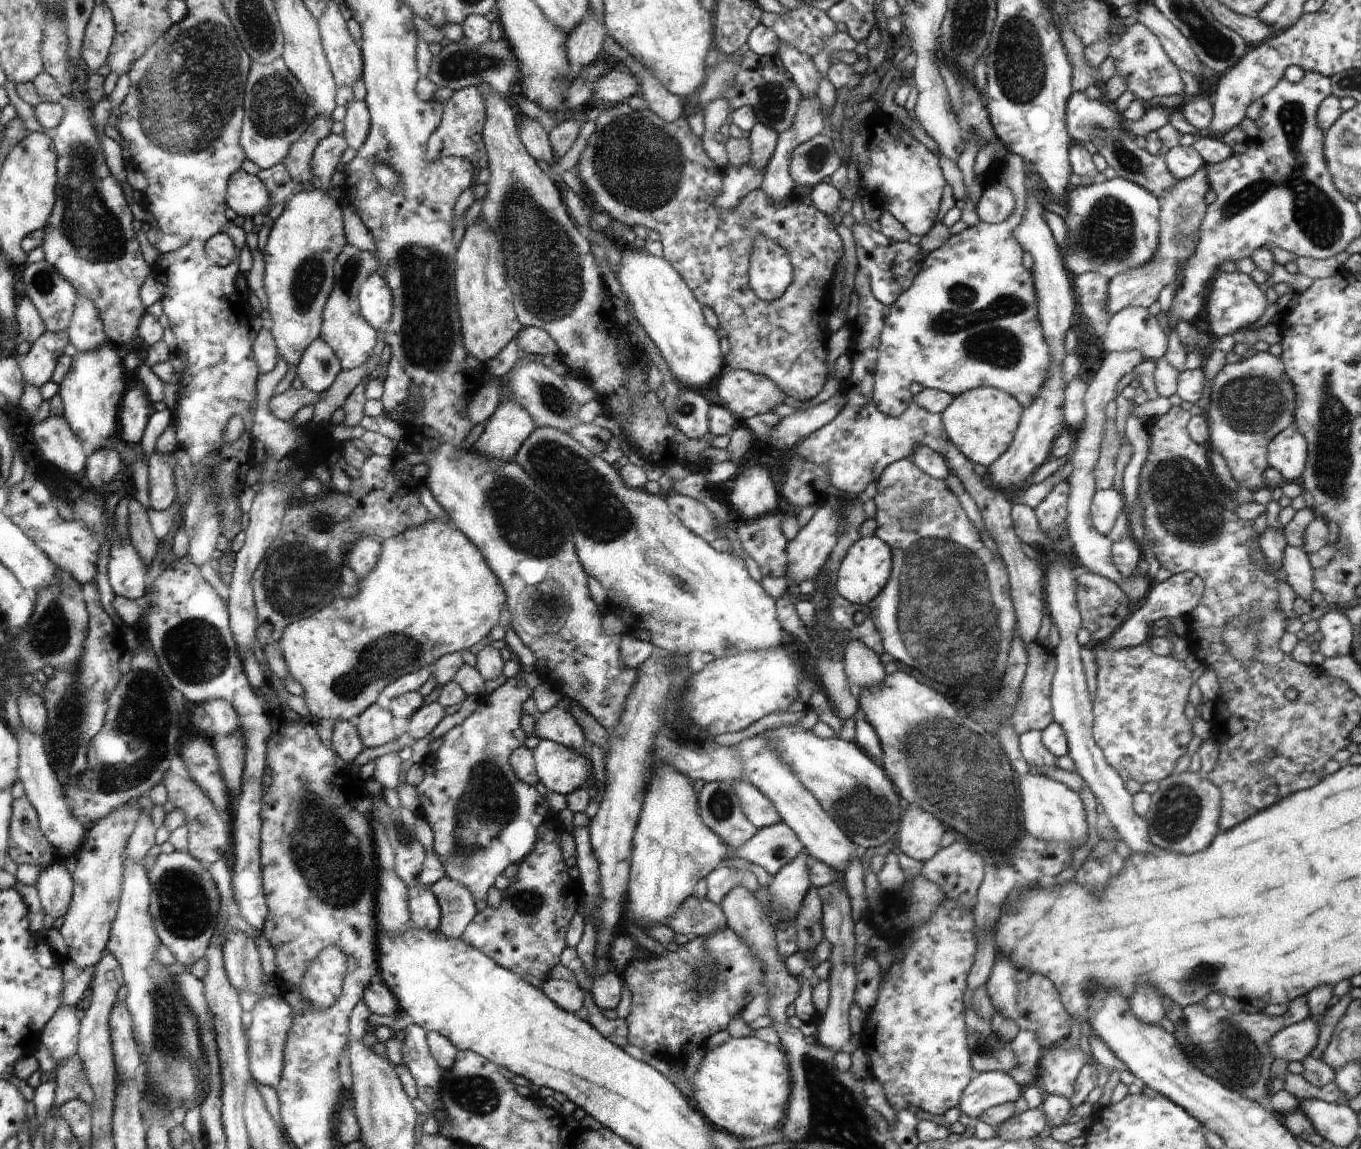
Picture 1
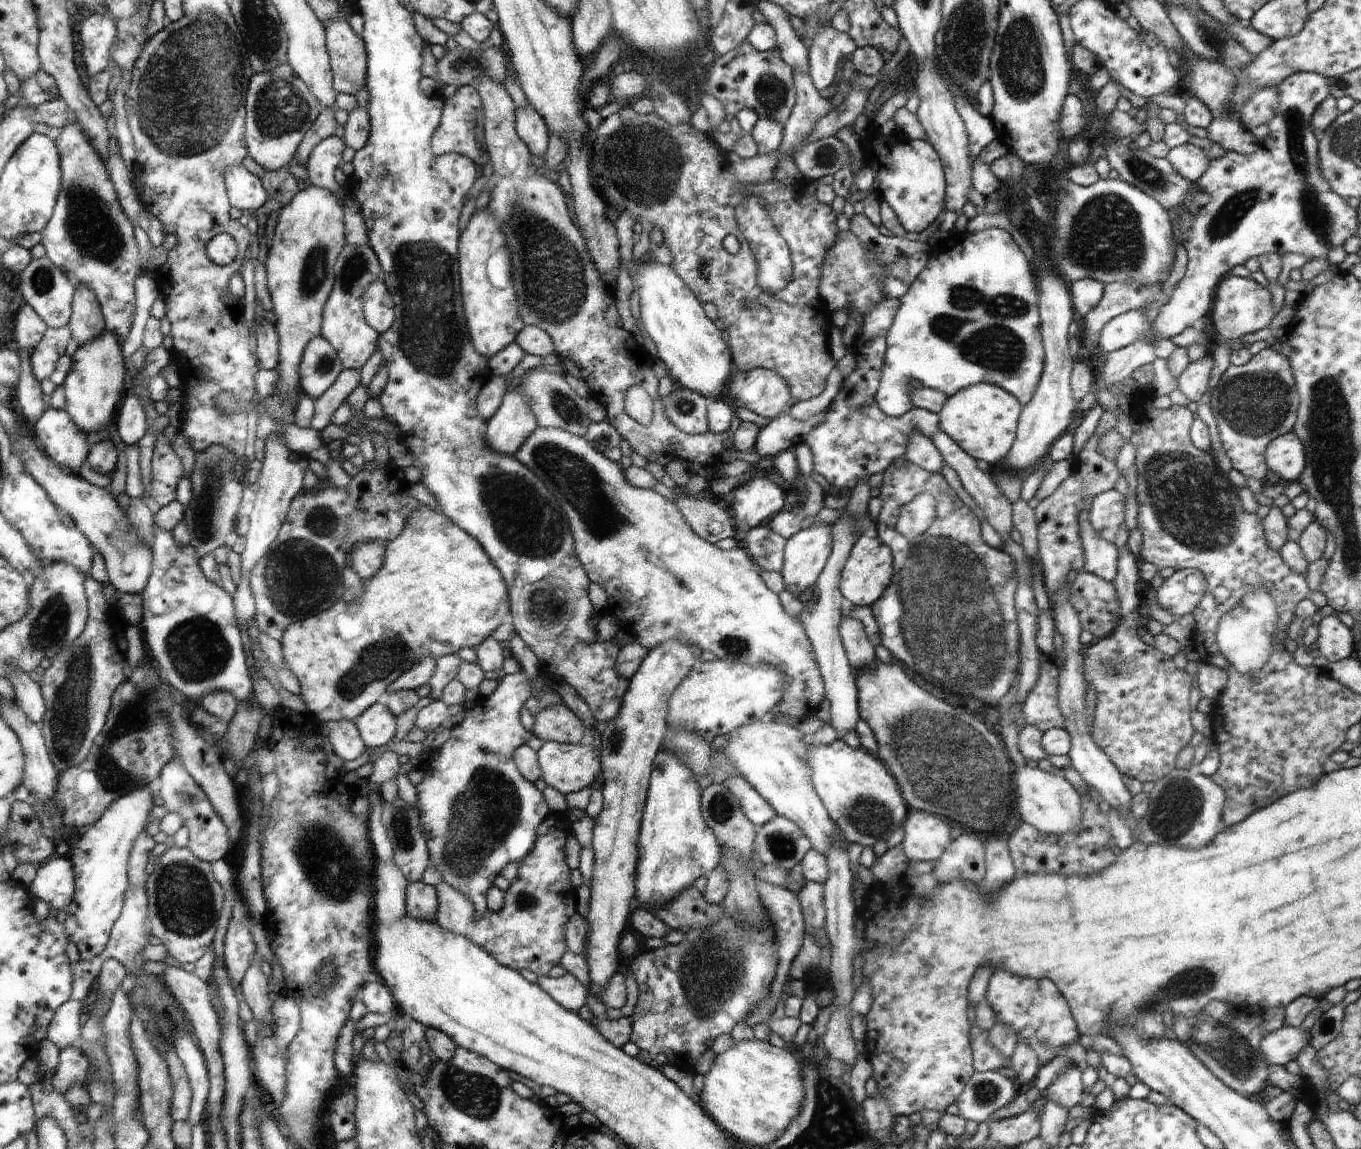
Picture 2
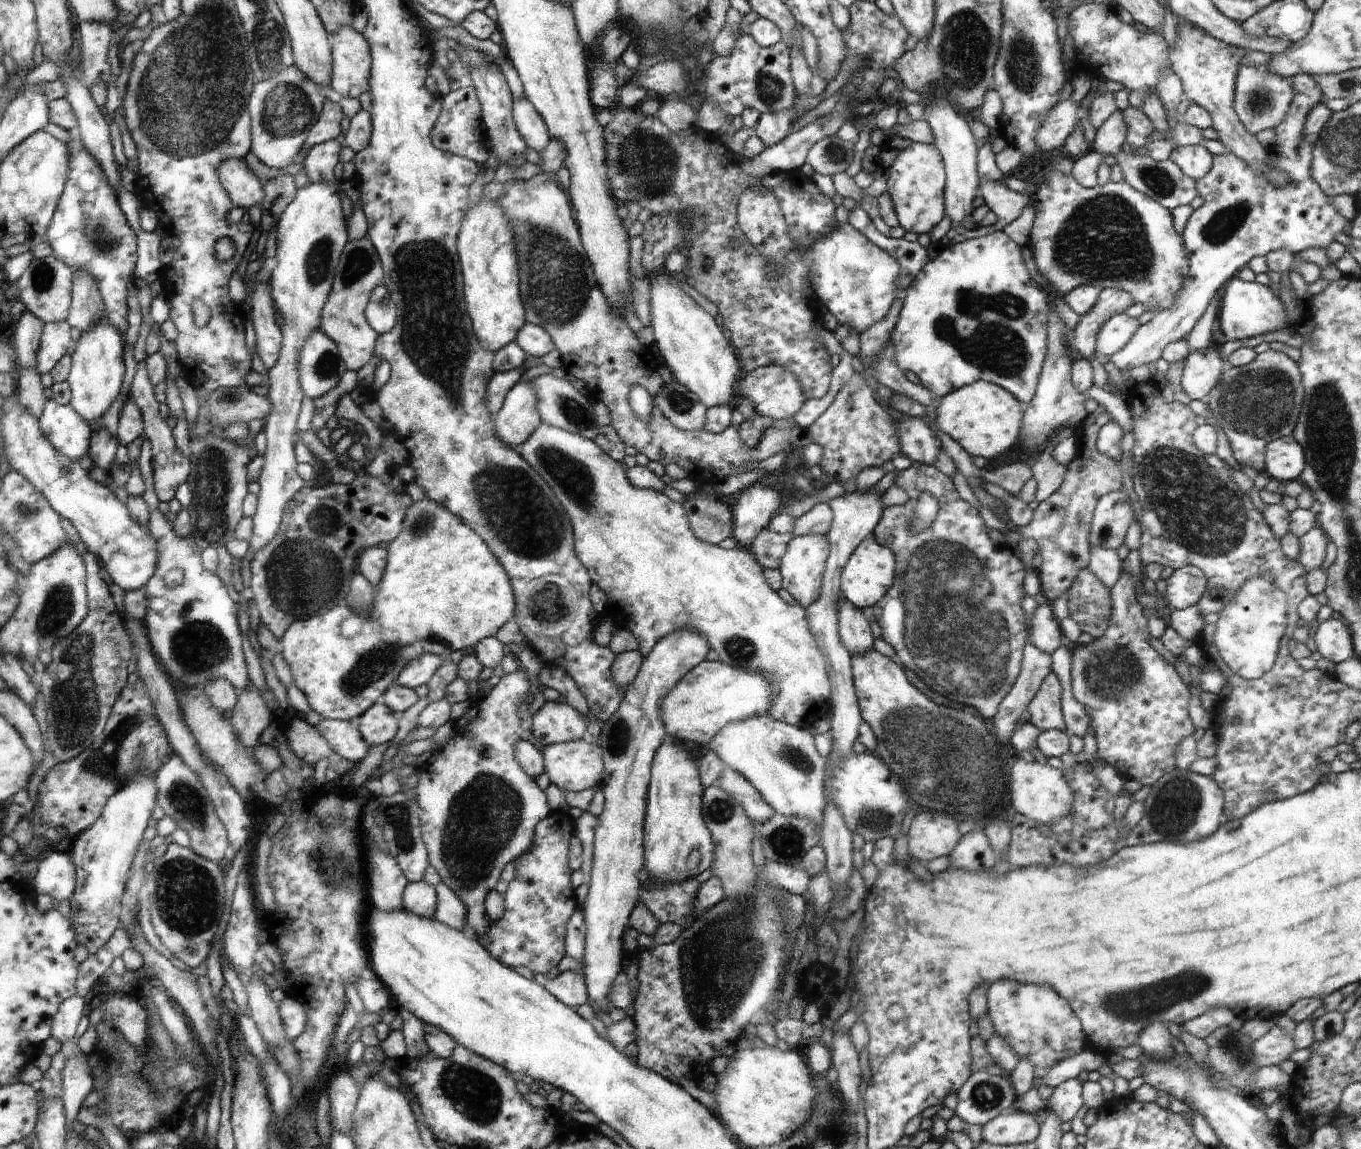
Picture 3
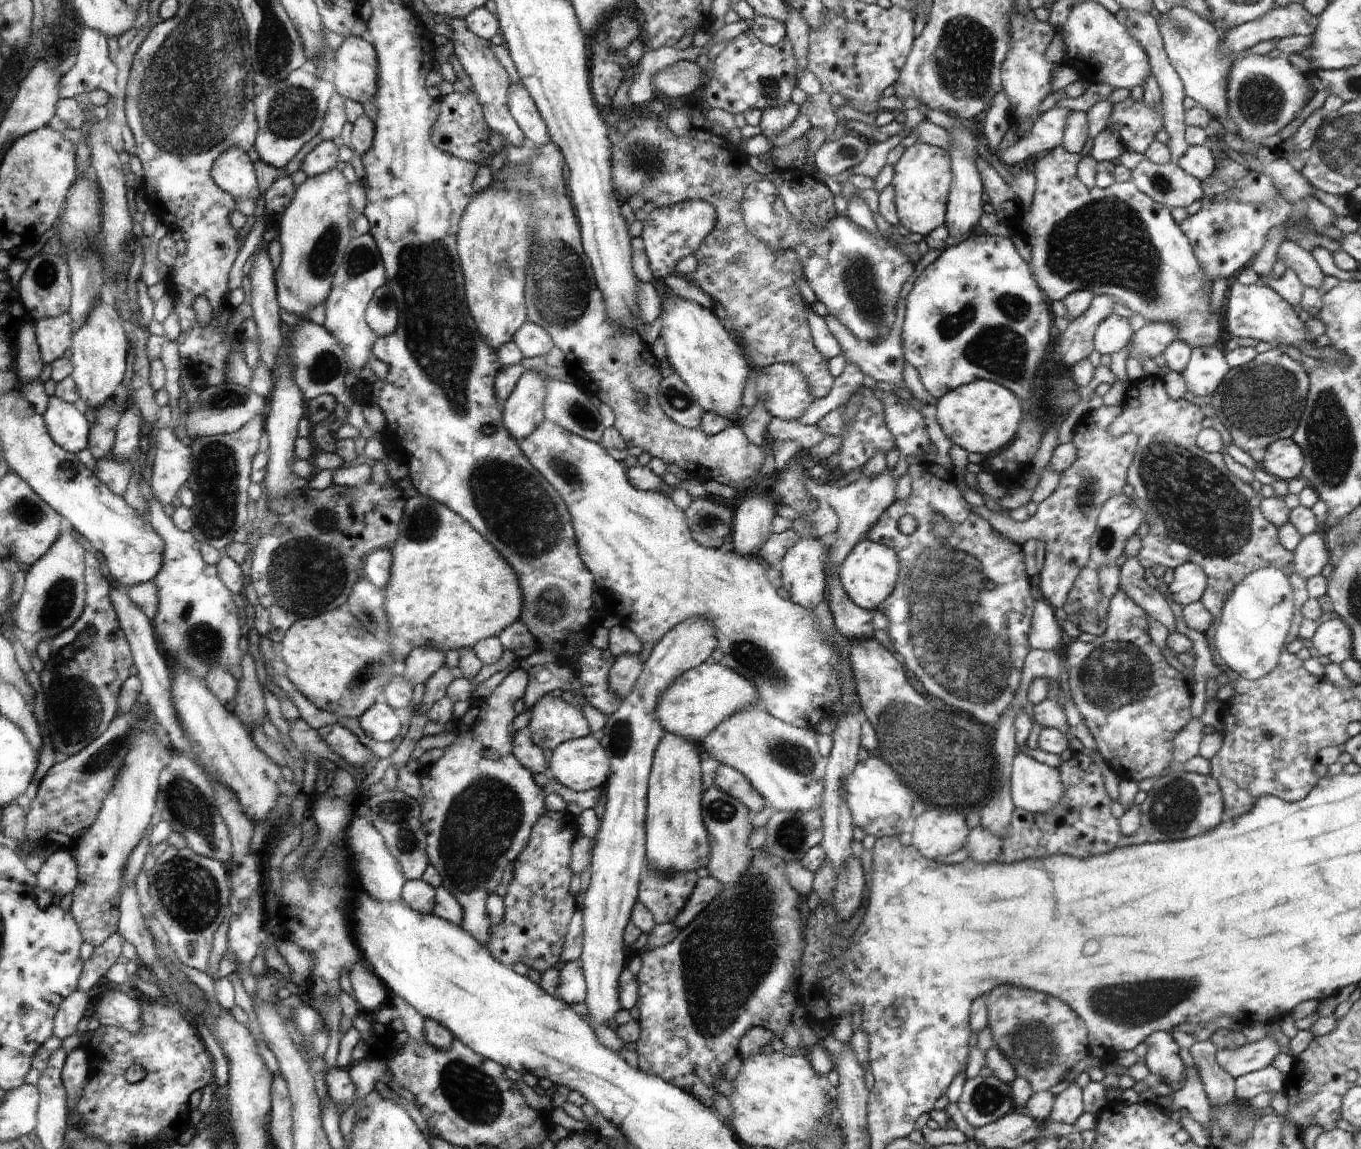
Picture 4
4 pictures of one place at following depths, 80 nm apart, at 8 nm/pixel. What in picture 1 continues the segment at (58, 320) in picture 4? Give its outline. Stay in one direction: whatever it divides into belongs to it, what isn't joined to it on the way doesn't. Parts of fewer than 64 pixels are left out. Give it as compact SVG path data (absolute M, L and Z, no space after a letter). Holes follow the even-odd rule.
M46 330L32 344L32 348L26 355L14 356L26 383L40 388L52 380L58 356L68 344L68 335L67 331L53 333Z

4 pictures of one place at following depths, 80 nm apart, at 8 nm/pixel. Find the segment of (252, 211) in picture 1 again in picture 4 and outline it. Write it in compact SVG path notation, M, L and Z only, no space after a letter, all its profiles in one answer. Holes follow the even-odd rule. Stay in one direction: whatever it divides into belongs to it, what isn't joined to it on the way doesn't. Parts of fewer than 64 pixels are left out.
M230 149L222 153L213 166L212 177L222 190L230 191L236 200L259 196L253 163L245 150Z

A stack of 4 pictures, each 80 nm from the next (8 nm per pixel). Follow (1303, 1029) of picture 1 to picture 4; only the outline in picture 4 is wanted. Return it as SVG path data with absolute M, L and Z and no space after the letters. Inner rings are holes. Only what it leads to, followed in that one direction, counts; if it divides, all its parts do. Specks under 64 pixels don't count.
M1268 1036L1255 1043L1246 1043L1237 1049L1215 1049L1211 1057L1232 1078L1262 1070L1272 1064L1280 1053L1278 1044Z

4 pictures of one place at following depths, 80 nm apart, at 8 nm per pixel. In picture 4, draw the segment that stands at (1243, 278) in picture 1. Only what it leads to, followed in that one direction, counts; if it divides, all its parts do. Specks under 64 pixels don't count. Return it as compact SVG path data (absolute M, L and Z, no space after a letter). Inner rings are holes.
M1235 280L1229 286L1227 298L1226 326L1232 338L1234 336L1254 338L1254 340L1269 342L1274 347L1286 344L1299 349L1306 342L1315 345L1316 339L1311 341L1308 328L1298 317L1298 309L1280 297L1271 287L1260 282L1254 285L1242 285Z

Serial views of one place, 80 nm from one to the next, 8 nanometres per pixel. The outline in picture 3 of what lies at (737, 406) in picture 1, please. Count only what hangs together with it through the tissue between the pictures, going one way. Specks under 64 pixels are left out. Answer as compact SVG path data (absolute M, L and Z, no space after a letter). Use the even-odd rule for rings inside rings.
M778 365L758 367L752 372L747 372L741 381L741 393L752 402L756 412L770 417L773 420L790 421L805 403L805 394L796 375Z

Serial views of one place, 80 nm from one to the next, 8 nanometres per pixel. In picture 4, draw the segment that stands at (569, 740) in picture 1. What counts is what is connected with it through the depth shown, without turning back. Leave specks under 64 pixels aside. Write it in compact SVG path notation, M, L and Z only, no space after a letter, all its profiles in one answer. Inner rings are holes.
M545 694L536 702L531 711L529 722L531 739L536 746L542 750L554 750L563 742L579 739L590 734L589 721L584 717L583 711L579 708L572 707L561 697L553 697Z

